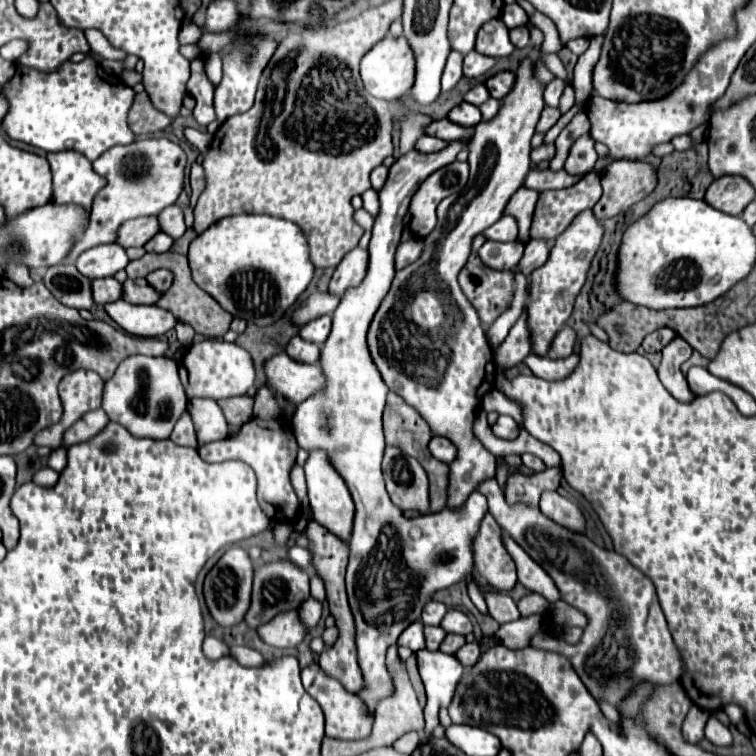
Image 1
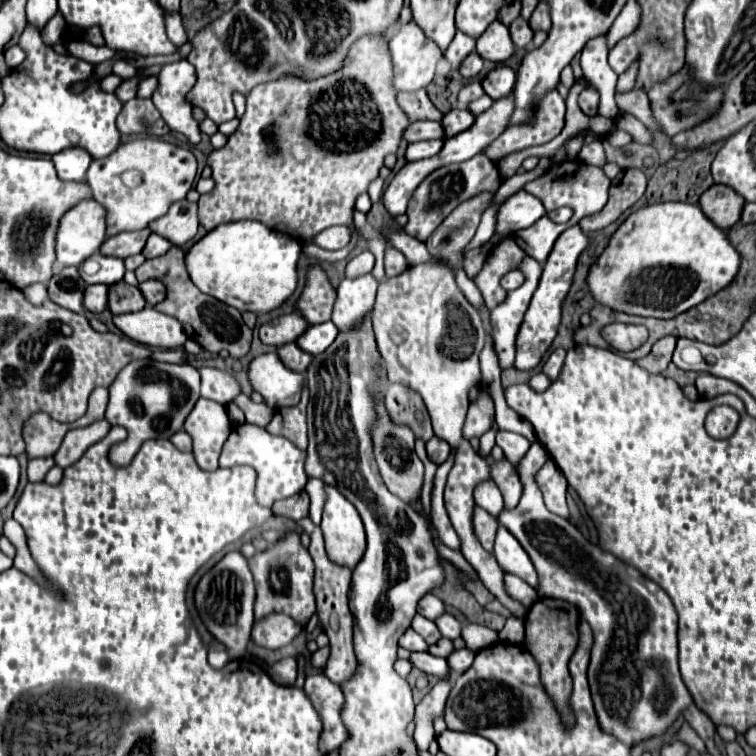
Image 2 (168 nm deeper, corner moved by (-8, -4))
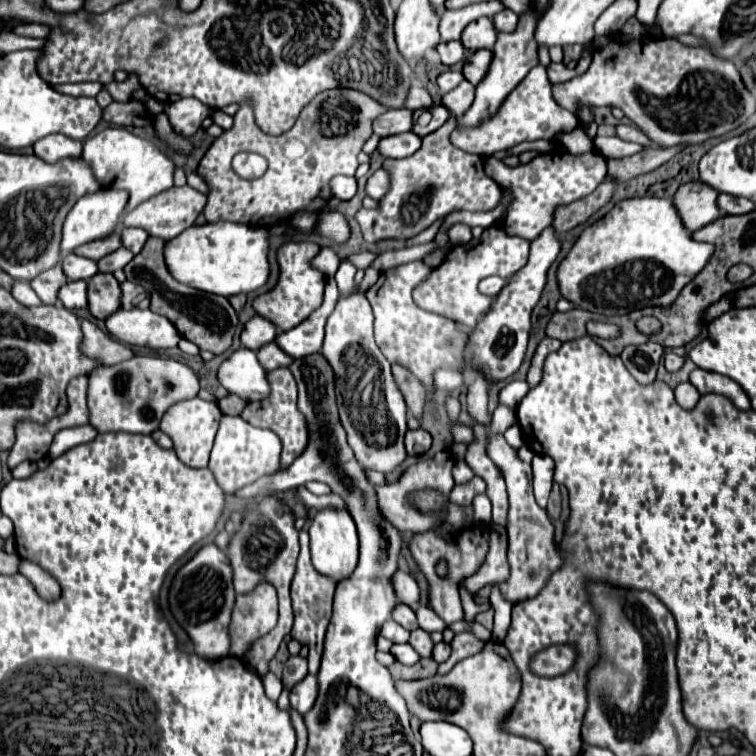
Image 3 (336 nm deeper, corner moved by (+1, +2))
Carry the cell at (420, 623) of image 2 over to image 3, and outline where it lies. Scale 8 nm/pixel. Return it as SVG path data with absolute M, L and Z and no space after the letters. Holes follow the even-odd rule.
M403 602L397 604L397 608L395 608L395 612L393 612L393 620L395 620L397 624L401 624L403 628L407 628L409 632L415 630L415 628L419 628L419 626L417 626L415 612L413 612L409 606L405 606Z

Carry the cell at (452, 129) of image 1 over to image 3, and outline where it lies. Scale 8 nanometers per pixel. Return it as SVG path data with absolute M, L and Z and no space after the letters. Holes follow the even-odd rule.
M399 108L399 110L387 110L385 114L381 114L373 124L373 132L385 138L385 136L409 132L411 126L413 126L413 112L407 108Z

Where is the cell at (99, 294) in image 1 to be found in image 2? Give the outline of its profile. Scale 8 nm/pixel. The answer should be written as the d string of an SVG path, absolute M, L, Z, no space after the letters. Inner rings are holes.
M88 286L86 294L84 294L84 304L90 312L102 312L108 308L108 286Z

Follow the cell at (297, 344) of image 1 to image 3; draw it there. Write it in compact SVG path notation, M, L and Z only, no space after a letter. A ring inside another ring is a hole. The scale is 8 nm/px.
M275 342L265 344L261 350L257 350L257 356L259 356L259 364L263 364L263 368L267 368L267 372L281 368L281 366L289 366L293 362L293 358L287 356Z

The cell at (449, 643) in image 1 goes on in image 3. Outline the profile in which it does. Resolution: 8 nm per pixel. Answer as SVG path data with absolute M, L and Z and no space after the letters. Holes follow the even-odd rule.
M421 628L413 630L411 636L409 636L409 644L415 648L415 652L419 652L421 658L429 658L431 656L431 650L433 650L433 642L429 638L429 634Z

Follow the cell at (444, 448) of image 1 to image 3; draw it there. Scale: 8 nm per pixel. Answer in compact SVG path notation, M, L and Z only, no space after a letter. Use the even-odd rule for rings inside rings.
M423 428L419 430L407 430L405 434L405 450L409 456L421 456L429 450L431 446L431 436Z

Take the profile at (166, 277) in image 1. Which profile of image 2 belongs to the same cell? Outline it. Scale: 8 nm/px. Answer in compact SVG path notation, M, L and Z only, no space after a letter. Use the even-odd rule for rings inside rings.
M146 280L146 282L138 284L138 288L142 290L148 306L154 306L166 298L166 286L160 280Z

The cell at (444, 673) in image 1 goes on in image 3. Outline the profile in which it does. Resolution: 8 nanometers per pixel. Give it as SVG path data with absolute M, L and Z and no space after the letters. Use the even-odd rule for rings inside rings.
M393 644L391 650L389 650L395 660L399 660L401 664L415 664L419 662L419 654L409 646L409 644Z

